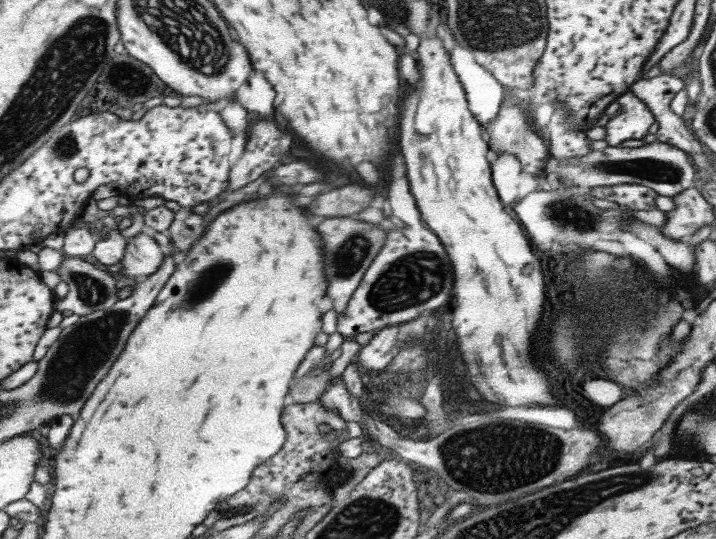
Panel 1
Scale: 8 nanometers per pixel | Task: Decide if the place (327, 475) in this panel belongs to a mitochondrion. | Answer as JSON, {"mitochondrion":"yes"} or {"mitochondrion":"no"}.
{"mitochondrion":"no"}

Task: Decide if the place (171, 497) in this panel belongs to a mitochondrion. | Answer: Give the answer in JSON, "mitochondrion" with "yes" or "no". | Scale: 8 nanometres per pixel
{"mitochondrion":"no"}

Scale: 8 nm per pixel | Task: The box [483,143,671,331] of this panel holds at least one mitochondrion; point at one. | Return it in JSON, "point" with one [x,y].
{"point":[568,216]}

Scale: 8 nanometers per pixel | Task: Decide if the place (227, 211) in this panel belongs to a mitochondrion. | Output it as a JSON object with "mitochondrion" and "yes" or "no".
{"mitochondrion":"no"}

